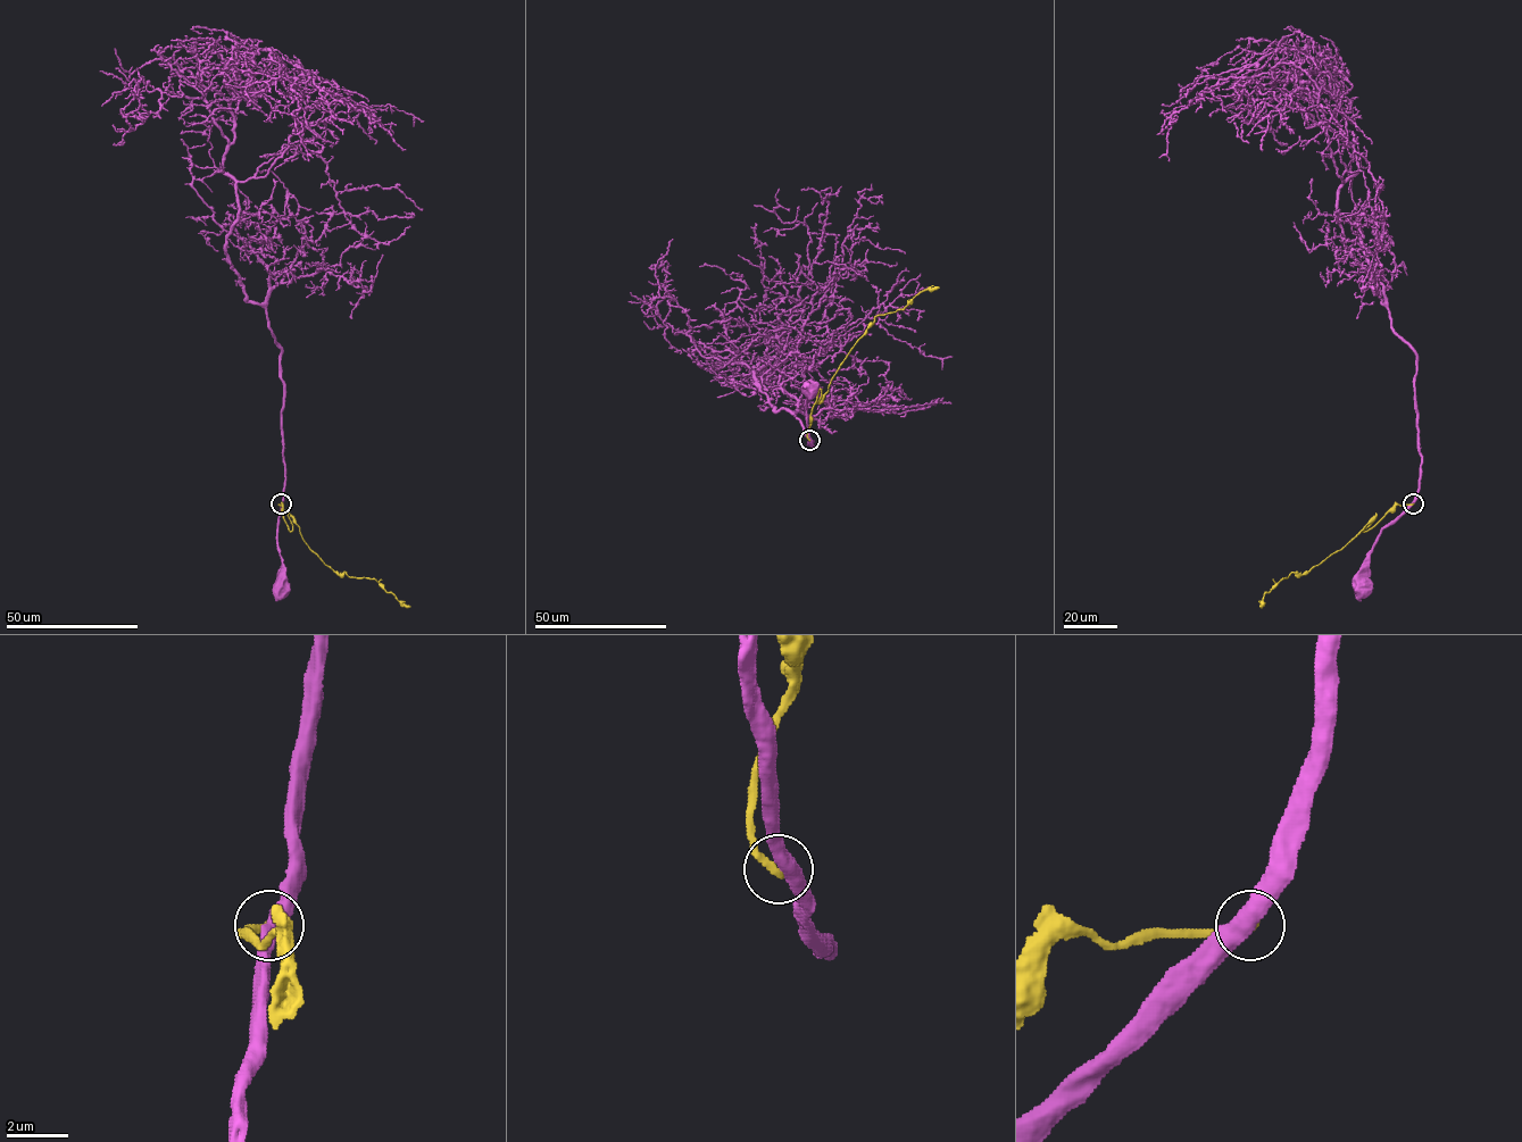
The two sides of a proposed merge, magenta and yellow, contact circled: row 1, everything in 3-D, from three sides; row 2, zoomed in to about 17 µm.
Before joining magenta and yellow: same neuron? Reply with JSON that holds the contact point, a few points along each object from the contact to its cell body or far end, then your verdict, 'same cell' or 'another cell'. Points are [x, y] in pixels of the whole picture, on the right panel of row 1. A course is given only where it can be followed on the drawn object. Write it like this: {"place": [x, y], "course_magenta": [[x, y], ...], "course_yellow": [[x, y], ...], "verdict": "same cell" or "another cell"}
{"place": [1413, 503], "course_magenta": [[1413, 503], [1381, 531], [1358, 588]], "course_yellow": [[1413, 503], [1395, 505], [1363, 532], [1375, 514], [1319, 565], [1282, 578], [1264, 594], [1261, 607]], "verdict": "another cell"}

